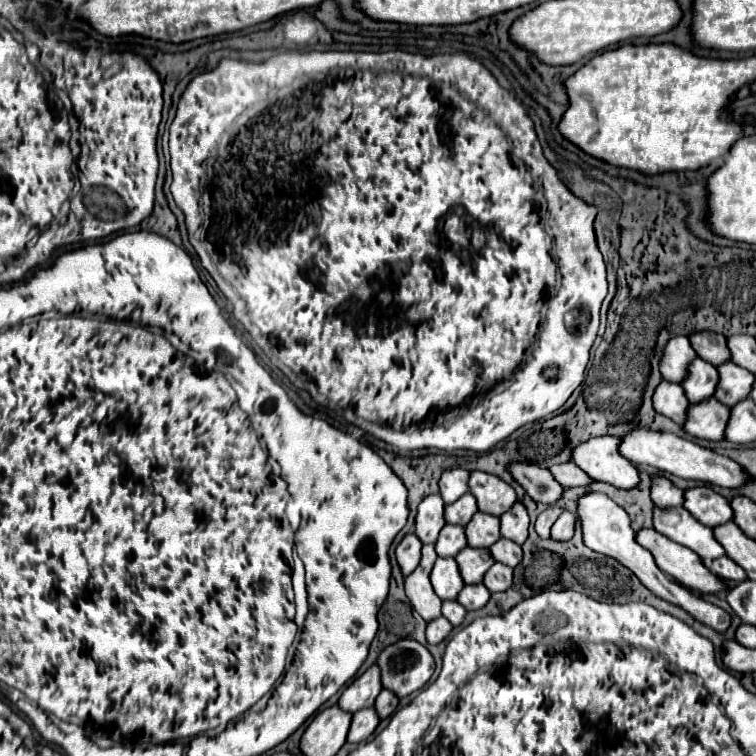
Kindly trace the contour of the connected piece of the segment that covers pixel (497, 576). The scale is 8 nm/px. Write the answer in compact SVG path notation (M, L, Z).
M493 565L485 577L483 577L483 585L491 591L491 593L497 593L497 591L505 591L511 587L511 581L513 581L513 569L507 567L507 565Z

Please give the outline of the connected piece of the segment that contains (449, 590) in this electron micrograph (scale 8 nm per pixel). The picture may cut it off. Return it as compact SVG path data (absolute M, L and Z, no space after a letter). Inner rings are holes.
M437 559L433 569L431 569L429 579L431 579L435 595L441 601L455 599L457 593L463 589L461 575L457 573L457 565L453 559Z

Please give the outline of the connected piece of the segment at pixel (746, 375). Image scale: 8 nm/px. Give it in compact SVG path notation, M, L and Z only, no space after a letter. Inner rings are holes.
M727 361L727 363L721 363L717 367L719 371L719 383L717 383L717 399L731 407L735 405L737 401L741 399L747 399L749 395L749 389L753 387L753 381L755 381L755 375L745 371L743 367Z

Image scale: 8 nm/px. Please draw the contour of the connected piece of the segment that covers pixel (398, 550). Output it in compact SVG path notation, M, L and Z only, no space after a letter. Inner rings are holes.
M407 533L401 543L395 547L395 557L401 569L401 575L407 577L415 567L417 561L421 559L421 541L417 541L417 537L413 537L413 533Z

